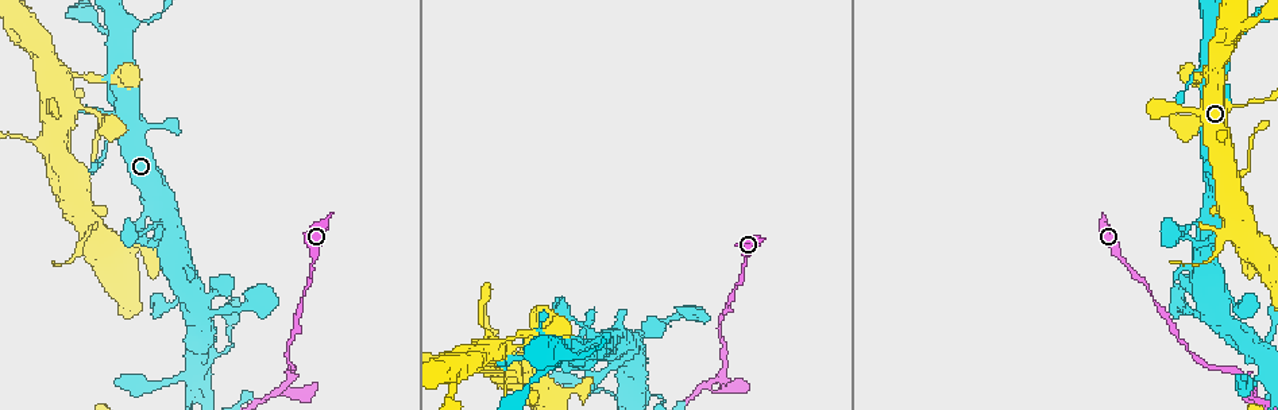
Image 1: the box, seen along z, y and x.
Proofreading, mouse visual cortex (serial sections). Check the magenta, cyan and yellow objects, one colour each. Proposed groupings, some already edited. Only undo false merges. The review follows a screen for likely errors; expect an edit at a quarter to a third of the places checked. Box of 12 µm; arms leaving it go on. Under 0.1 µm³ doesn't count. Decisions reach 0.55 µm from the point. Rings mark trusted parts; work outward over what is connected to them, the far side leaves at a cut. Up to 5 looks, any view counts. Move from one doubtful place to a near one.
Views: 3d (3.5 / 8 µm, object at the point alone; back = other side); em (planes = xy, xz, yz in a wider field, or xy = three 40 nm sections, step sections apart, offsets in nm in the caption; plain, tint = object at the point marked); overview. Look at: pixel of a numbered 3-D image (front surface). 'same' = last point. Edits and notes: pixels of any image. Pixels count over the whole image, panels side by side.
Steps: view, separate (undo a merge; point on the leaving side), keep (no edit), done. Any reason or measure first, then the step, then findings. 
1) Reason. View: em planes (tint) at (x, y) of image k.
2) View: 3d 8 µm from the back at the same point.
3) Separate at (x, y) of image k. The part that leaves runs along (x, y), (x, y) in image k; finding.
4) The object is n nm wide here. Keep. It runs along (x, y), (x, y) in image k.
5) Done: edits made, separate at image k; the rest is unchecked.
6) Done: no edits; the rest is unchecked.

Sudden change in width. View: 3d 3.5 µm at (551, 367) of image 1.

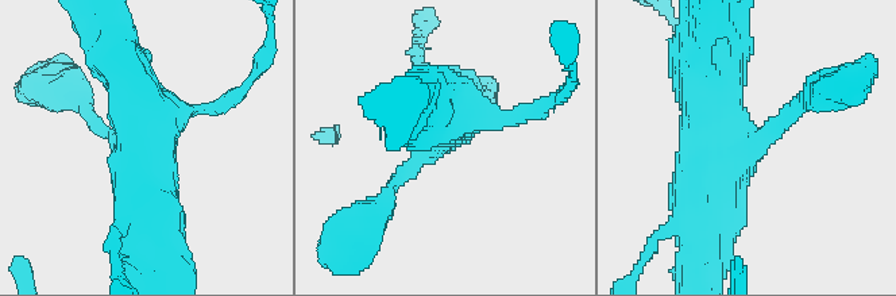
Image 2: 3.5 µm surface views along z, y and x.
Now the EM. View: em xy step 5 (tint) at (744, 149) of image 2.

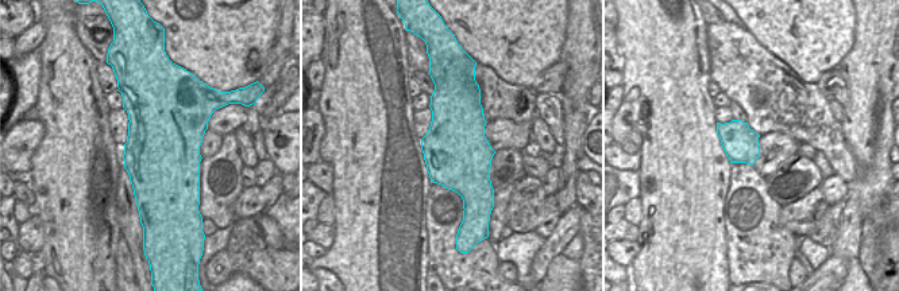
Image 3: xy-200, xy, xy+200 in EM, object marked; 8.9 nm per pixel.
Cut it another way. View: em xy step 2 (tint) at the same point.

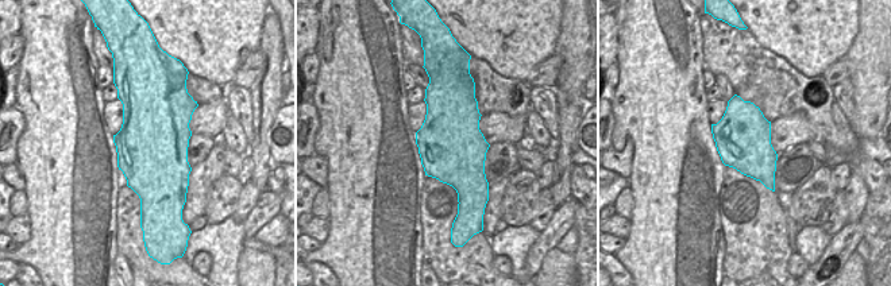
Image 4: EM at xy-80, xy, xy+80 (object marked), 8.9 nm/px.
Keep. It runs along (155, 243), (147, 115), (131, 77) in image 2; all the same cell.

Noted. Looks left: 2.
Sharp bend. View: 3d 8 µm at (223, 353) of image 1.

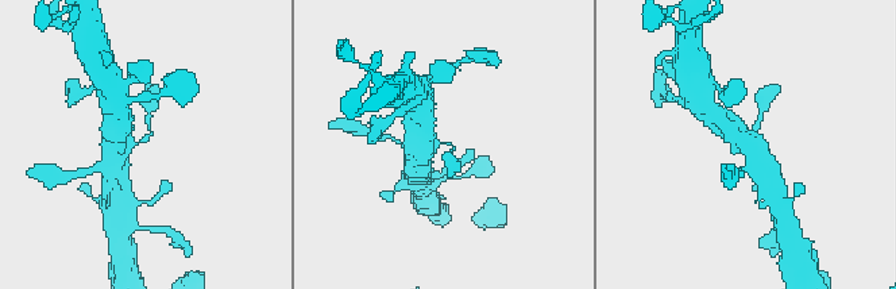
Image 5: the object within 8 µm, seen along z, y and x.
The arms are 150, 600 nm wide. View: em xy step 2 (tint) at (445, 142) of image 5.

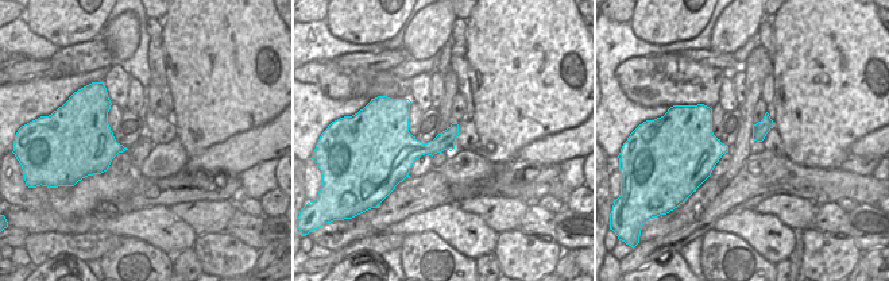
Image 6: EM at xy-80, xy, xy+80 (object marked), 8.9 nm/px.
The object is 170 nm wide here. Keep. It runs along (421, 127), (451, 160) in image 5; one cell here.

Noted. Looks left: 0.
Done: no edits; the rest is unchecked.

